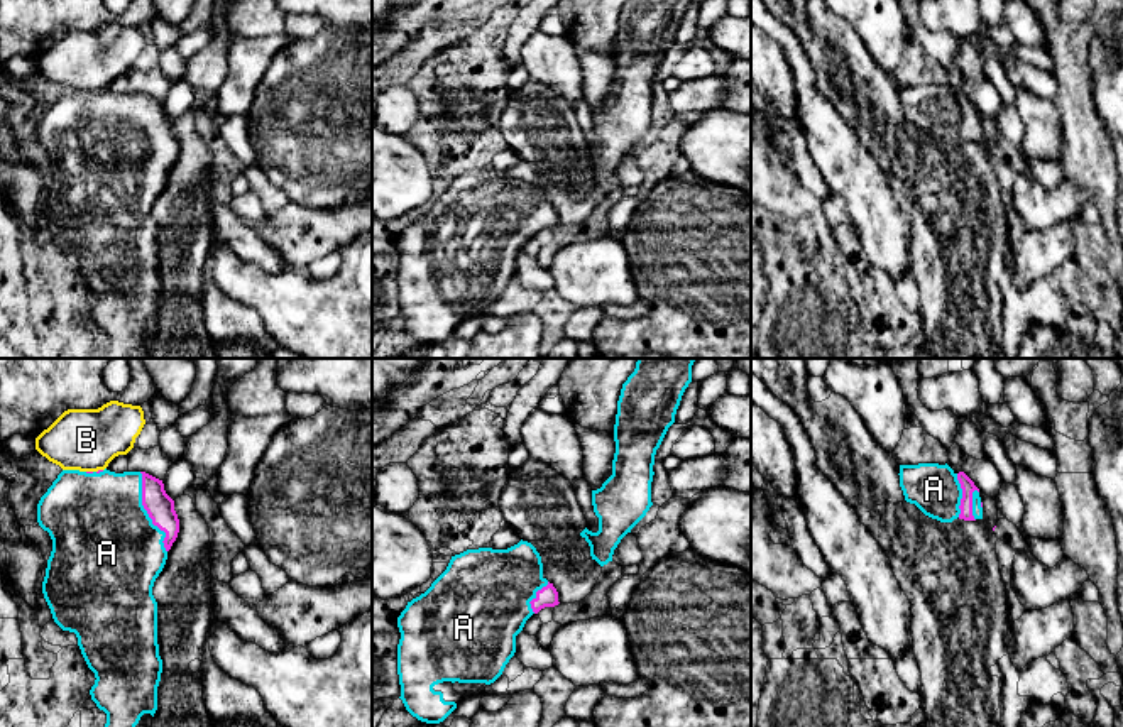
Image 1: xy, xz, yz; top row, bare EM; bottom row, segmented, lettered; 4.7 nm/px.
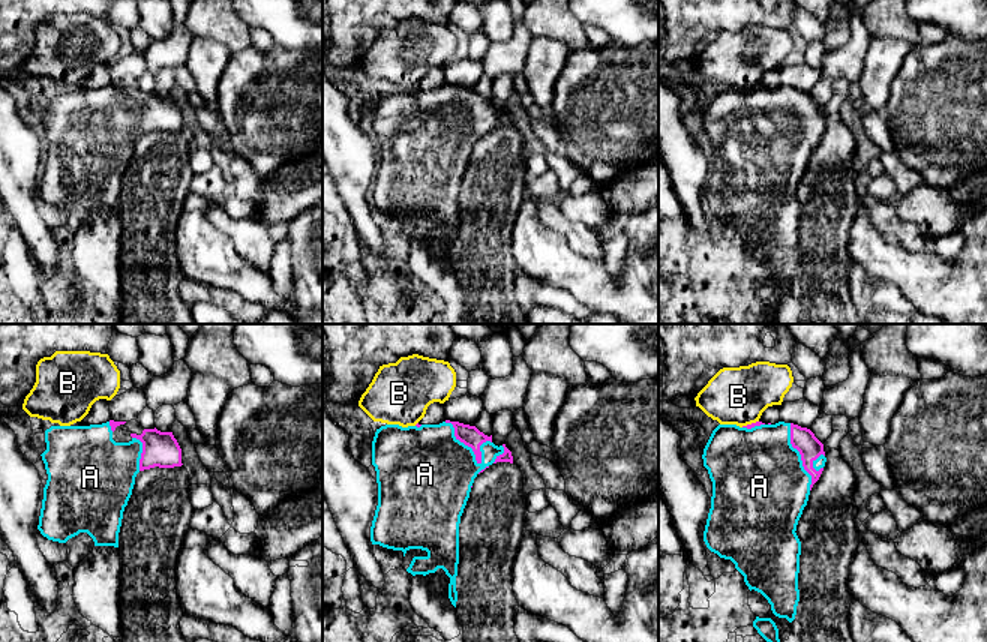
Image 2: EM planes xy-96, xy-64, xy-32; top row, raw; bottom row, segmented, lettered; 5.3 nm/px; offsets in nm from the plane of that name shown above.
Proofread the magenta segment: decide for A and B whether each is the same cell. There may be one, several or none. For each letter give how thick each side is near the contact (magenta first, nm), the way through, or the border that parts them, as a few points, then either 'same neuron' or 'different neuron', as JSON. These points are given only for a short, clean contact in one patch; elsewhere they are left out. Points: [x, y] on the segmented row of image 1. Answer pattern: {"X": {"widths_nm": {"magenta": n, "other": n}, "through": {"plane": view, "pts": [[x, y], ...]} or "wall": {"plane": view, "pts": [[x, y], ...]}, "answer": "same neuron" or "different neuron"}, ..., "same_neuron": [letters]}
{"A": {"widths_nm": {"magenta": 140, "other": 500}, "answer": "same neuron"}, "B": {"widths_nm": {"magenta": 20, "other": 300}, "wall": {"plane": "xy", "pts": [[102, 469], [97, 472]]}, "answer": "different neuron"}, "same_neuron": ["A"]}

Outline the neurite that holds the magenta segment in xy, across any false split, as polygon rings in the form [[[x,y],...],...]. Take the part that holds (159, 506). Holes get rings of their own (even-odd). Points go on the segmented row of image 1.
[[[63,470],[37,504],[37,522],[52,539],[42,593],[54,622],[76,634],[81,654],[95,673],[91,700],[107,713],[105,727],[135,727],[144,713],[154,717],[157,710],[162,659],[152,587],[179,533],[174,500],[166,494],[162,480],[145,472]]]

